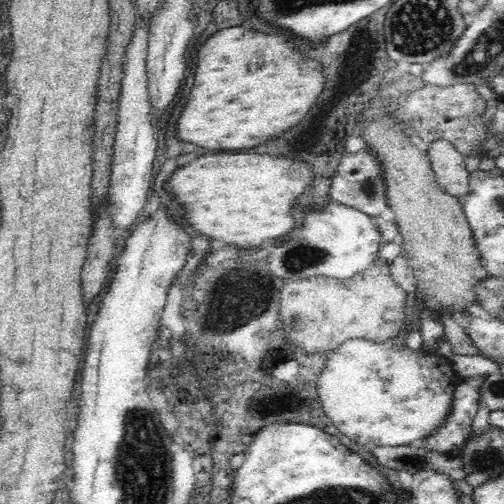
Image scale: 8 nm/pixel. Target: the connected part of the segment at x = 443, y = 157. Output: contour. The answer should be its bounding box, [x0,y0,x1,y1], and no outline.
[429,139,470,199]

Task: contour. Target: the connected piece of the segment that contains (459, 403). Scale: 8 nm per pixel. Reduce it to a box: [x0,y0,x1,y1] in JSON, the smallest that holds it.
[424,374,487,453]

